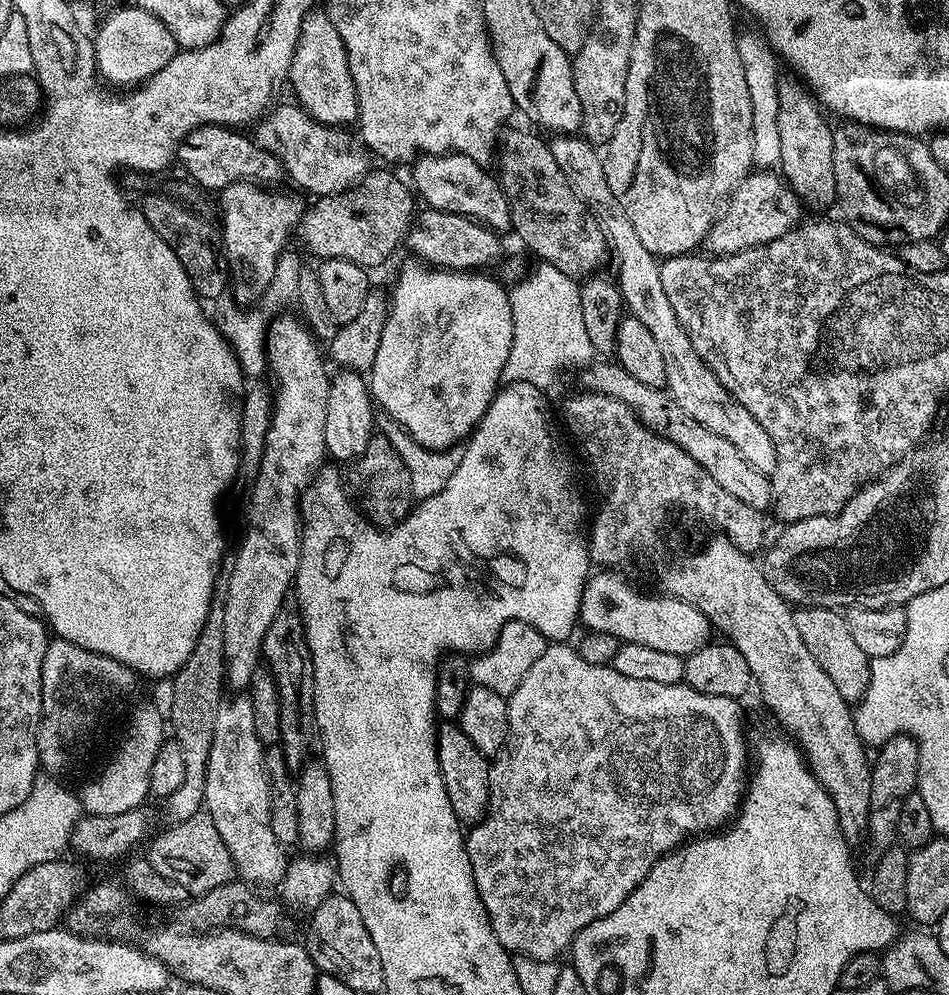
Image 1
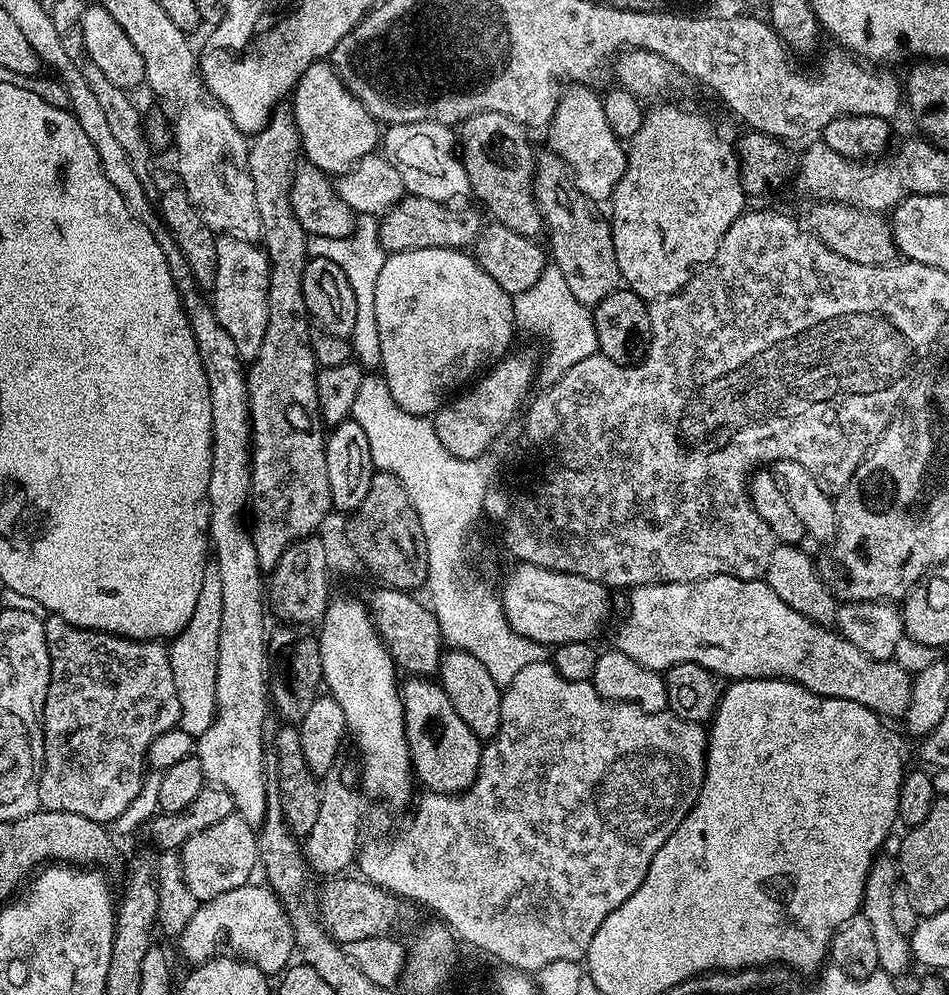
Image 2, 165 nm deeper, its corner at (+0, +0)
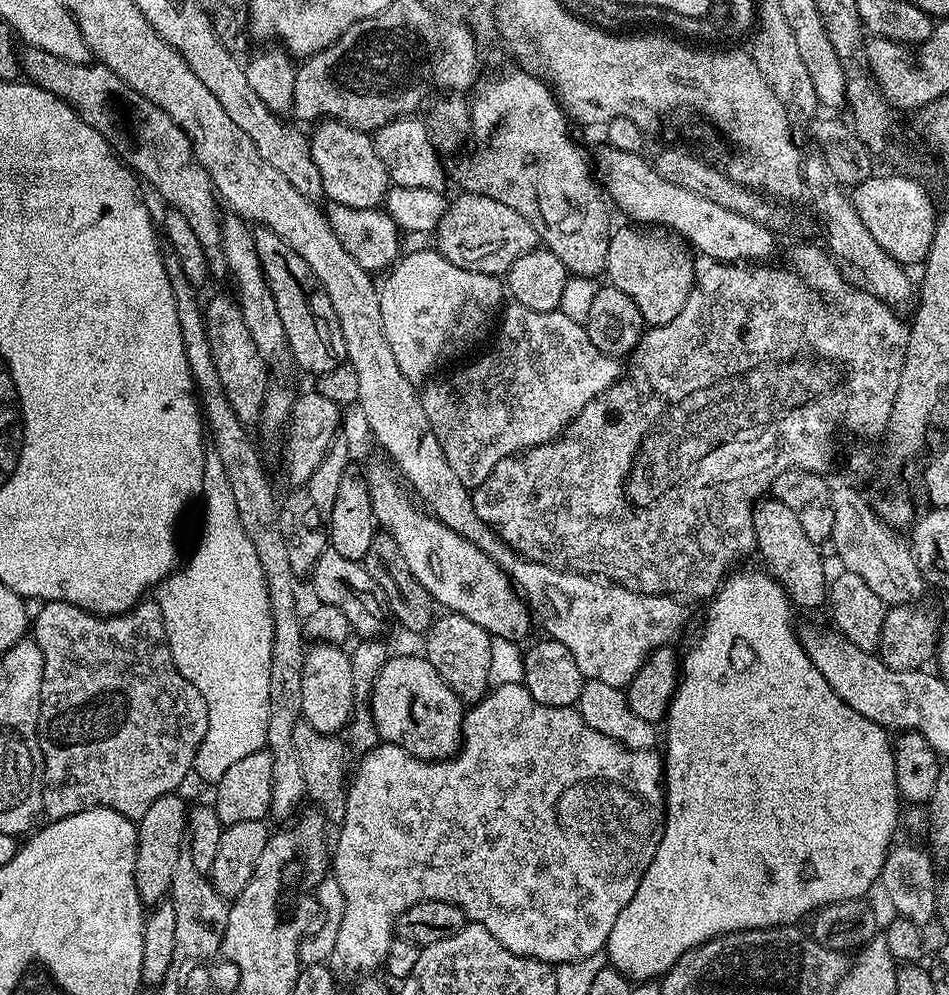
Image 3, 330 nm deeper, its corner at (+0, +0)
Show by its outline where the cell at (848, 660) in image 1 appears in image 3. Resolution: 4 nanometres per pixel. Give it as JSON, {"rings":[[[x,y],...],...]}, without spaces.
{"rings":[[[761,498],[752,509],[754,514],[754,538],[758,556],[764,559],[763,567],[784,587],[789,600],[797,609],[816,608],[830,596],[830,576],[824,573],[824,560],[820,557],[821,545],[810,542],[802,522],[794,510],[774,498]]]}

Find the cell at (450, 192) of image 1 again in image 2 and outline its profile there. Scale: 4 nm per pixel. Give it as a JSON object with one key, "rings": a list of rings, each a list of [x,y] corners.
{"rings":[[[414,122],[413,124],[389,124],[382,132],[382,155],[398,170],[402,177],[405,193],[422,198],[430,198],[430,202],[451,205],[460,202],[463,196],[472,196],[470,178],[464,169],[461,153],[458,151],[458,136],[447,124],[438,122]]]}

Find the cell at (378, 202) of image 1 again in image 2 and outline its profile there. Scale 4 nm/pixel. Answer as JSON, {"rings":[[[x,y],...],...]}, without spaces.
{"rings":[[[405,194],[389,212],[383,213],[380,220],[381,246],[386,253],[391,254],[427,248],[464,250],[475,245],[476,237],[482,231],[481,213],[479,211],[476,213],[472,208],[464,208],[459,212],[456,208],[459,207],[430,202],[430,198]]]}

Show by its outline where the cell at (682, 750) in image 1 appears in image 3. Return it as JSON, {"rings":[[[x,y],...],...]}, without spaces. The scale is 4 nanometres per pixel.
{"rings":[[[523,683],[514,685],[506,685],[501,688],[492,688],[483,700],[477,700],[465,711],[464,714],[464,735],[460,745],[460,751],[450,760],[419,760],[414,758],[406,750],[402,750],[393,744],[377,743],[375,746],[369,747],[368,753],[364,756],[364,761],[360,764],[360,769],[355,769],[354,775],[350,780],[348,789],[348,801],[344,807],[344,819],[340,832],[340,837],[334,840],[334,855],[330,860],[330,868],[336,872],[336,884],[340,887],[340,892],[344,895],[344,908],[340,912],[340,923],[335,929],[336,932],[336,953],[333,954],[332,960],[330,956],[330,964],[337,973],[340,972],[368,972],[364,974],[372,974],[376,967],[383,965],[388,959],[388,951],[396,936],[396,920],[410,906],[414,906],[423,900],[445,900],[451,904],[457,904],[464,911],[465,917],[473,924],[481,924],[486,926],[486,930],[490,930],[490,934],[494,934],[494,938],[498,938],[498,942],[502,942],[502,946],[506,946],[506,950],[510,950],[519,956],[529,956],[535,960],[544,960],[550,965],[559,966],[568,964],[572,960],[584,960],[587,956],[594,956],[605,951],[608,939],[610,938],[610,930],[614,930],[614,922],[618,922],[618,914],[622,914],[622,910],[626,910],[626,906],[630,902],[630,898],[634,898],[634,894],[638,890],[638,886],[642,882],[642,878],[646,874],[646,870],[650,866],[650,862],[654,858],[654,854],[658,850],[658,846],[662,842],[662,834],[664,833],[664,821],[666,819],[666,789],[664,787],[664,762],[661,753],[656,750],[637,750],[627,748],[625,744],[620,744],[614,738],[606,738],[606,734],[598,734],[598,730],[594,730],[587,722],[580,717],[579,711],[575,707],[571,708],[555,708],[554,706],[544,706],[542,702],[536,702],[530,690],[526,690]]]}

